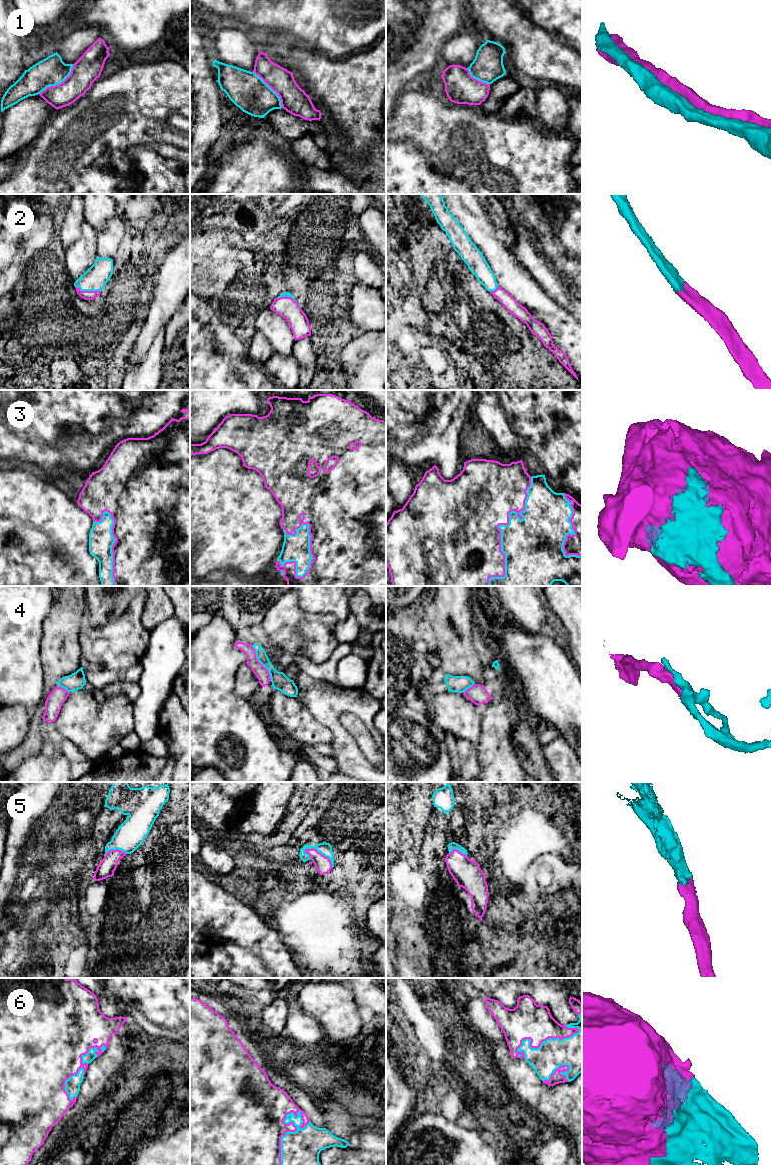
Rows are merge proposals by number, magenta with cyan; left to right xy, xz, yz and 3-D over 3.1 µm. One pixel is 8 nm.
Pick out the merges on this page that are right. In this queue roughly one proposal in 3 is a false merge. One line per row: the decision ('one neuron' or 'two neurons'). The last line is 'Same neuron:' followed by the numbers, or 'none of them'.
1: two neurons
2: one neuron
3: one neuron
4: two neurons
5: one neuron
6: one neuron
Same neuron: 2, 3, 5, 6

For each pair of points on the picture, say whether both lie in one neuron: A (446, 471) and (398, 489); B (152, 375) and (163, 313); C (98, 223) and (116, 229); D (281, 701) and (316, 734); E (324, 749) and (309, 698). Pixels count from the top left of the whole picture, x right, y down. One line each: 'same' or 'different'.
A: different
B: same
C: different
D: same
E: different

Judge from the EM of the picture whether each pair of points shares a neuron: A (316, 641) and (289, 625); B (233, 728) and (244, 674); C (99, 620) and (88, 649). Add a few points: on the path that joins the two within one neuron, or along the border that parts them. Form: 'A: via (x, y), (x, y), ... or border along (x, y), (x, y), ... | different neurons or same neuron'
A: via (309, 635), (296, 631) | same neuron
B: border along (235, 673), (234, 692), (252, 701) | different neurons
C: border along (118, 618), (112, 618), (98, 627), (86, 624) | different neurons

